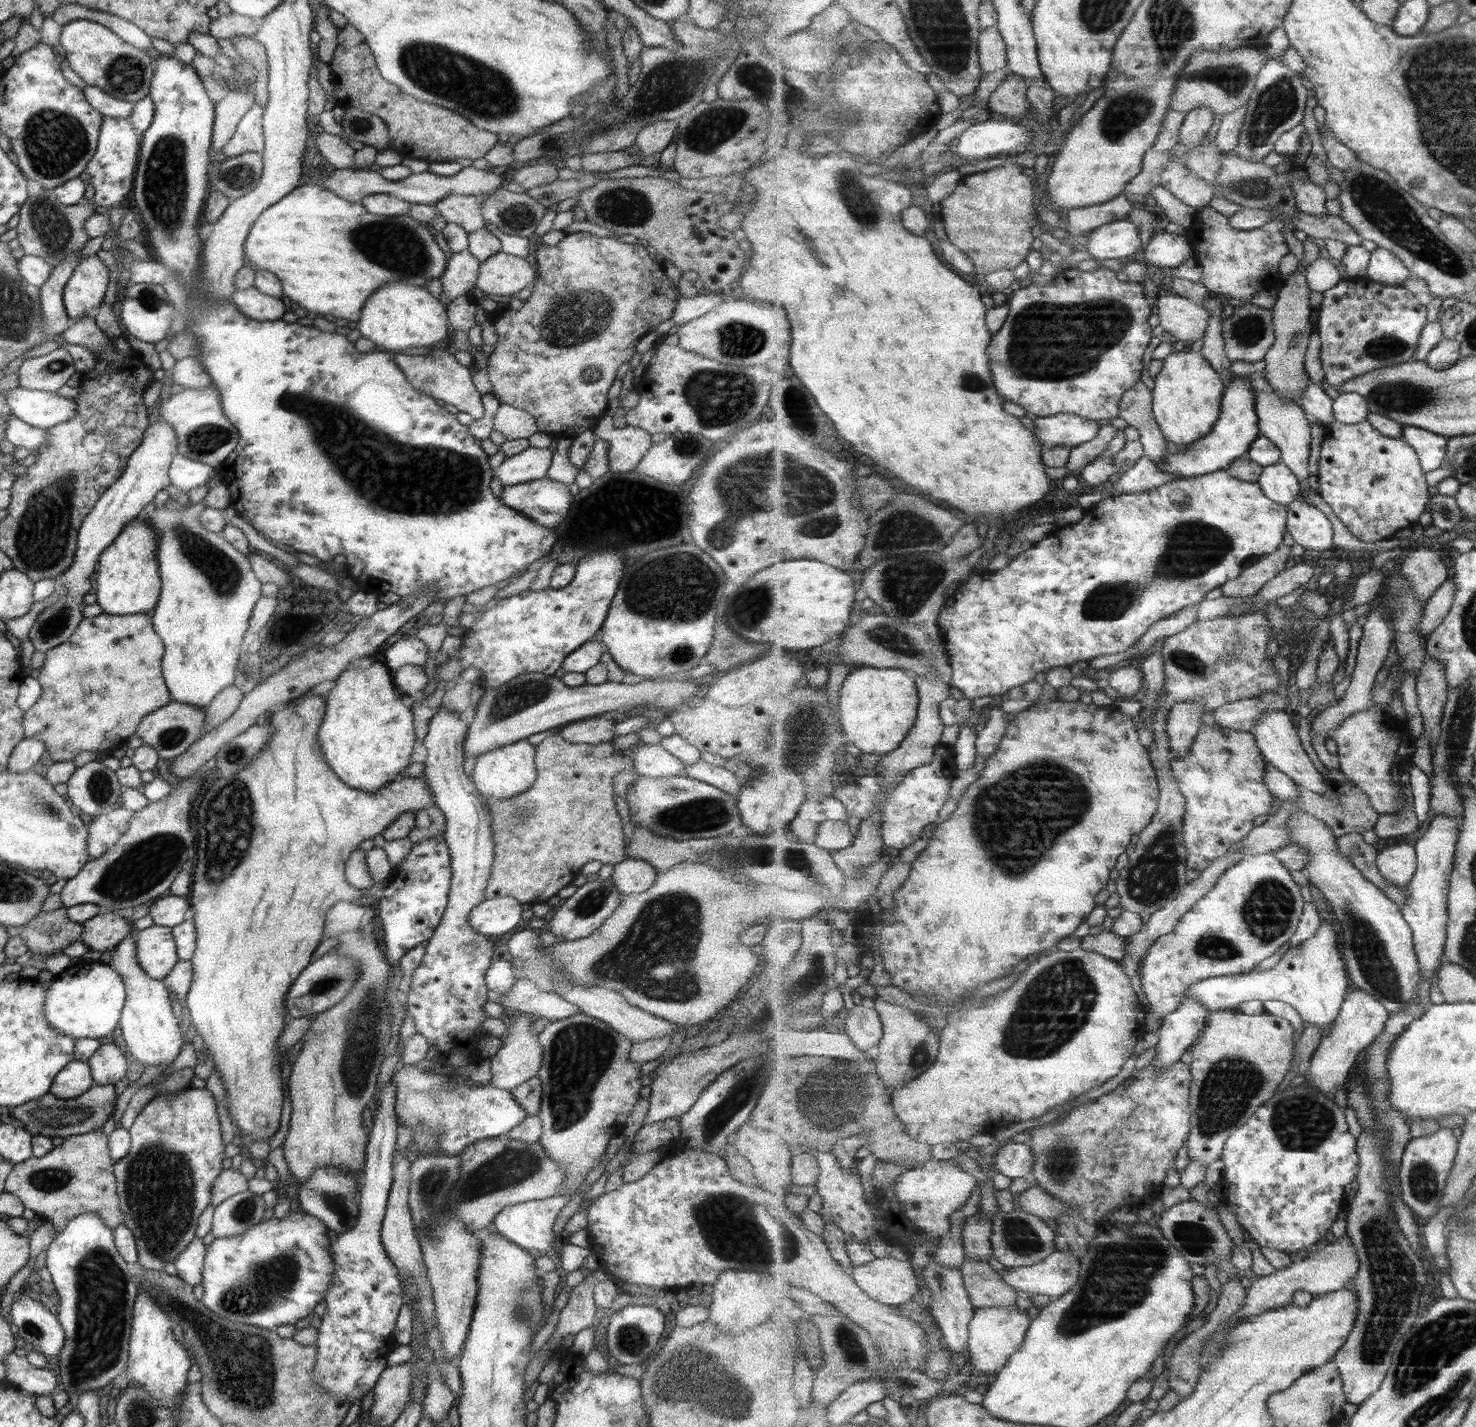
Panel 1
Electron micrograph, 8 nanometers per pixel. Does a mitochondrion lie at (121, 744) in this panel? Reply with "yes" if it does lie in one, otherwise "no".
no

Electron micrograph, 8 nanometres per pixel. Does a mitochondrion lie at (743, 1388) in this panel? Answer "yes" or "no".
yes

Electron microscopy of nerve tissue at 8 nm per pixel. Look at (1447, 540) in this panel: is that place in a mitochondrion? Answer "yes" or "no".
no

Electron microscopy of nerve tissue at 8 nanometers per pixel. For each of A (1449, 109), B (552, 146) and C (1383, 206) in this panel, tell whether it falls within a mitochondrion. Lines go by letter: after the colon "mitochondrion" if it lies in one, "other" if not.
A: mitochondrion
B: mitochondrion
C: mitochondrion

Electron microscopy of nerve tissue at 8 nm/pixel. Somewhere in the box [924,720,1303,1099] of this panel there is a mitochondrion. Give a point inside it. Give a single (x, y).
(1065, 805)

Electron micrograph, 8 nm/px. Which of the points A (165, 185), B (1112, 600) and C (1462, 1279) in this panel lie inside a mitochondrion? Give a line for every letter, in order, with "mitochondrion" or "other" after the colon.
A: mitochondrion
B: mitochondrion
C: other

